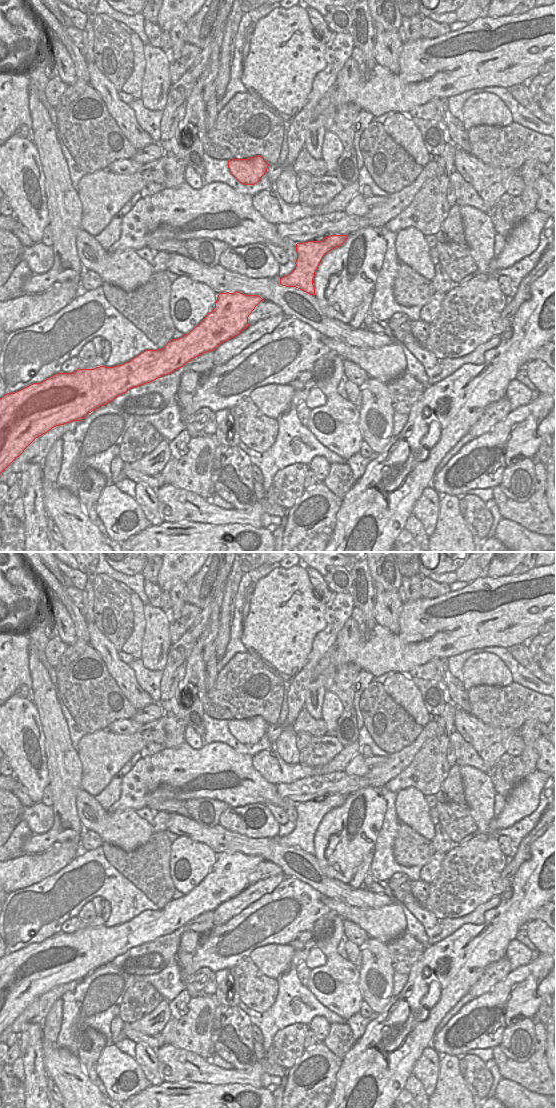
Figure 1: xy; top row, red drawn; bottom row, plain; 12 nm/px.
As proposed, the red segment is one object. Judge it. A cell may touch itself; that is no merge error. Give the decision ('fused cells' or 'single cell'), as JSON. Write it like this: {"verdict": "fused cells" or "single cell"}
{"verdict": "single cell"}

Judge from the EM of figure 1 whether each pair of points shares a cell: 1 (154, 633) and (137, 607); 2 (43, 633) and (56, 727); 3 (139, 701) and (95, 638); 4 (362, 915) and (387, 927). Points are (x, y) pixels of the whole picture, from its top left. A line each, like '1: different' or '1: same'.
1: different
2: same
3: same
4: same

